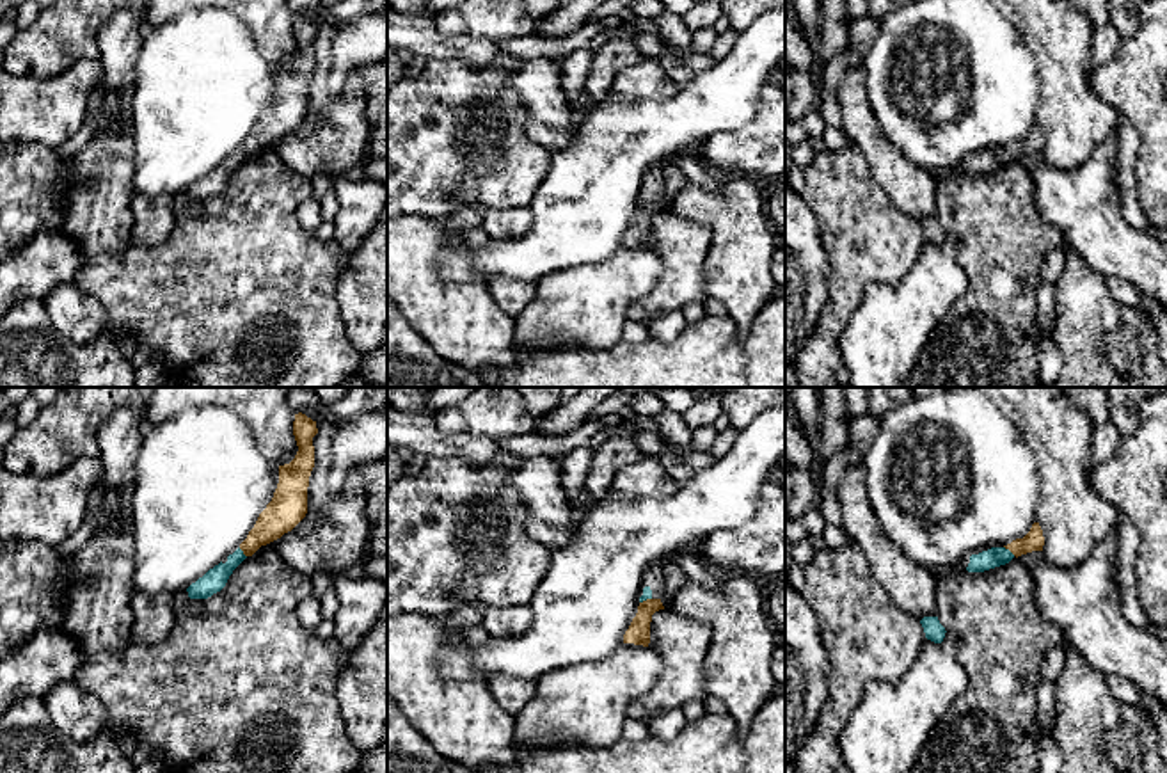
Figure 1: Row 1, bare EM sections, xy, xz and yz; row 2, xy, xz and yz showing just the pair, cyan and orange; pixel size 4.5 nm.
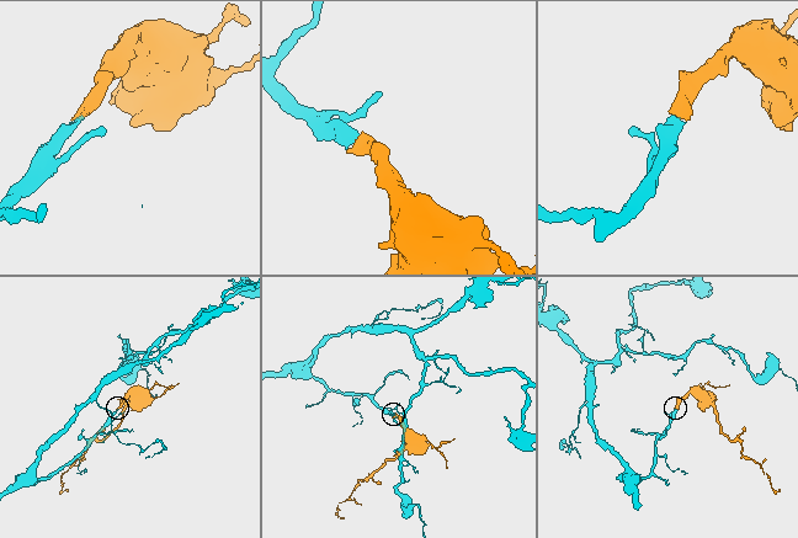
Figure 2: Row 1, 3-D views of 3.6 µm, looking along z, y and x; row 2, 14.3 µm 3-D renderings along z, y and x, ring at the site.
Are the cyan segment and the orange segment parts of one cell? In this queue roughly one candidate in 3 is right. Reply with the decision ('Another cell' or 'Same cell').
Same cell

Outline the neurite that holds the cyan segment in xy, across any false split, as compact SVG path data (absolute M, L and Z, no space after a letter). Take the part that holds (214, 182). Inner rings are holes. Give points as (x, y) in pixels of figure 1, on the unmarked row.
M302 14L295 16L293 37L298 53L290 66L279 68L279 85L272 103L259 116L240 149L227 158L227 163L220 163L187 190L190 201L208 201L220 194L233 172L247 158L252 158L261 147L281 140L306 119L309 78L314 69L313 39L316 36L316 23Z

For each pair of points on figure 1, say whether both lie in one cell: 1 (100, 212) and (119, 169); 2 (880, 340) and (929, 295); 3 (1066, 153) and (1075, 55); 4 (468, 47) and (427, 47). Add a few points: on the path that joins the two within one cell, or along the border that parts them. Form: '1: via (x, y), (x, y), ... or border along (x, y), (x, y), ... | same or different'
1: via (100, 201), (102, 191), (111, 180) | same
2: via (890, 327), (917, 302) | same
3: via (1066, 128), (1066, 80) | same
4: via (457, 47), (437, 47) | same

